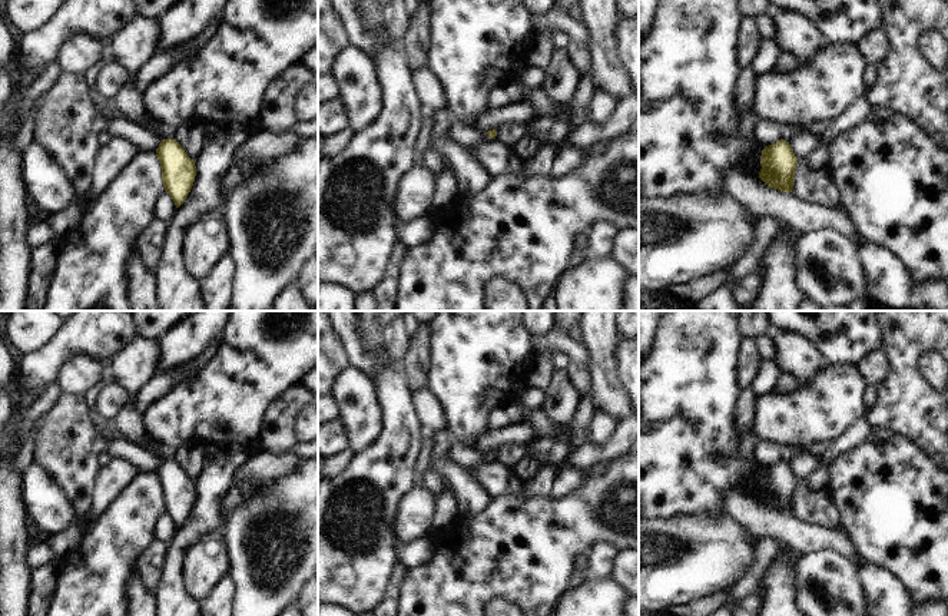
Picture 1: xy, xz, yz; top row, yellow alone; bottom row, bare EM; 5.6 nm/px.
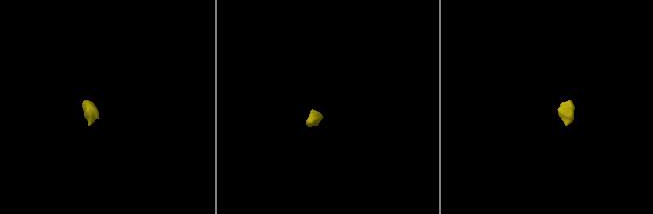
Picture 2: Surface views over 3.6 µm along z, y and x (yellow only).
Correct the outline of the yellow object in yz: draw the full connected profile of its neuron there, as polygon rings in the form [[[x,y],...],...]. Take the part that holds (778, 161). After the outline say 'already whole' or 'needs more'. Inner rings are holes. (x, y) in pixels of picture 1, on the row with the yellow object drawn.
[[[832,119],[813,122],[808,126],[780,126],[780,139],[769,146],[765,146],[760,156],[759,178],[765,185],[780,192],[792,192],[795,182],[795,169],[798,159],[789,145],[790,136],[801,129],[806,129],[821,136],[828,132],[833,125]]]; needs more

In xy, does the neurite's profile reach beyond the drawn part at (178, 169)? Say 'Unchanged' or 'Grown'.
Grown

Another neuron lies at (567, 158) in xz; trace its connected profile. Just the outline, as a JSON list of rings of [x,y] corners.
[[[563,143],[551,159],[551,166],[547,172],[551,178],[561,178],[576,170],[584,160],[587,149],[576,148],[570,143]]]

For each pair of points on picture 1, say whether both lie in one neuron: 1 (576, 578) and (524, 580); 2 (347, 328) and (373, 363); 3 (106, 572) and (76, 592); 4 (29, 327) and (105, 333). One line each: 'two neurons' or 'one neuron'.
1: two neurons
2: one neuron
3: one neuron
4: two neurons

